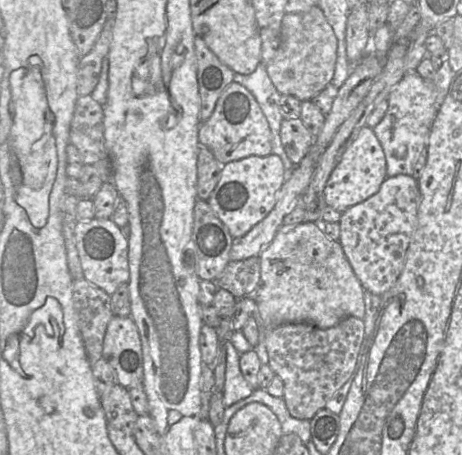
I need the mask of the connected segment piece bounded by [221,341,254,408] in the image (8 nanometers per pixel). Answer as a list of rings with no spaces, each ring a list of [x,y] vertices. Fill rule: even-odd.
[[[221,341],[226,351],[225,381],[222,390],[223,404],[225,408],[247,398],[252,394],[254,388],[245,380],[240,370],[240,353],[234,348],[230,341]]]

